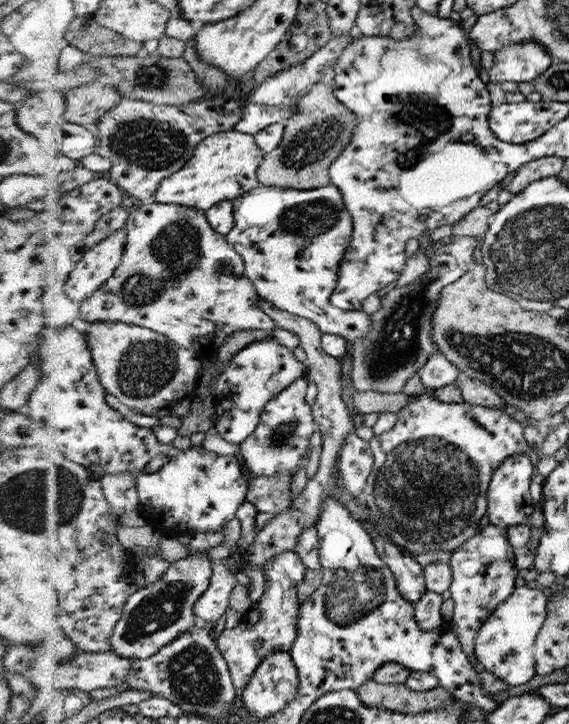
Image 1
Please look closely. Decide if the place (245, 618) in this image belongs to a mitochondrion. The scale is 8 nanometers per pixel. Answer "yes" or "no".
no

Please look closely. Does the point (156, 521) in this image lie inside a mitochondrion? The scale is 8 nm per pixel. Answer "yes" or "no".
no

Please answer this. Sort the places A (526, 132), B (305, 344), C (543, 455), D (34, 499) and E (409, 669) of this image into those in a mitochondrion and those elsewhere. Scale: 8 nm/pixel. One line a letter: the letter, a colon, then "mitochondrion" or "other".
A: other
B: other
C: other
D: mitochondrion
E: other

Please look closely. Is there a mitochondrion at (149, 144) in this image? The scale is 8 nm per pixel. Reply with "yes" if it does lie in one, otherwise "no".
yes

